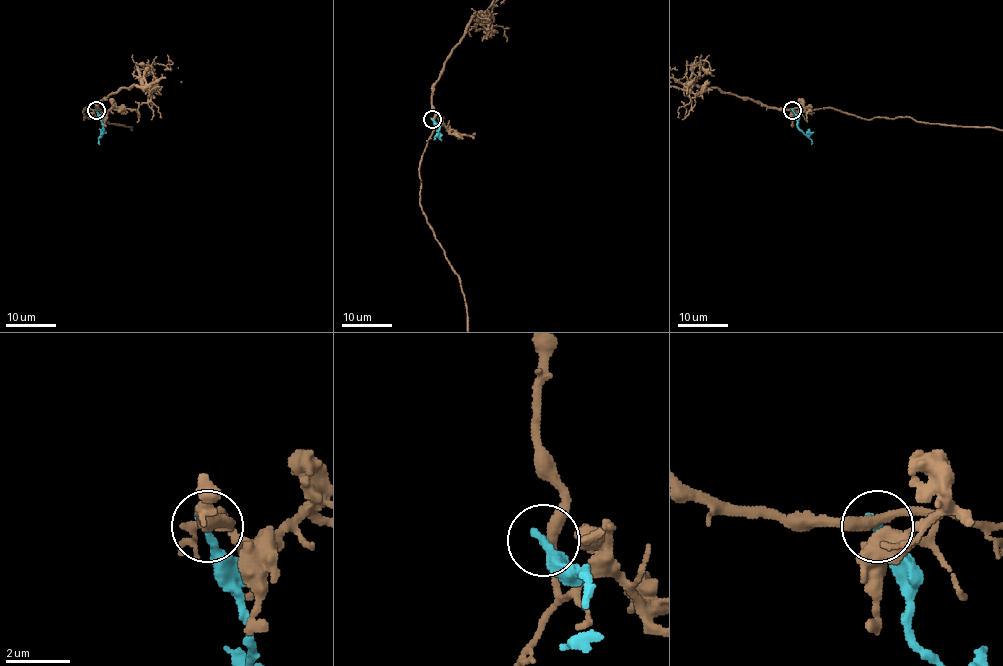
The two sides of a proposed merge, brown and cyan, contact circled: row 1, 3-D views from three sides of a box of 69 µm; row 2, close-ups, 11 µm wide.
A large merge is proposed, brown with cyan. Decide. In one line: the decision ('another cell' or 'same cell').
another cell

